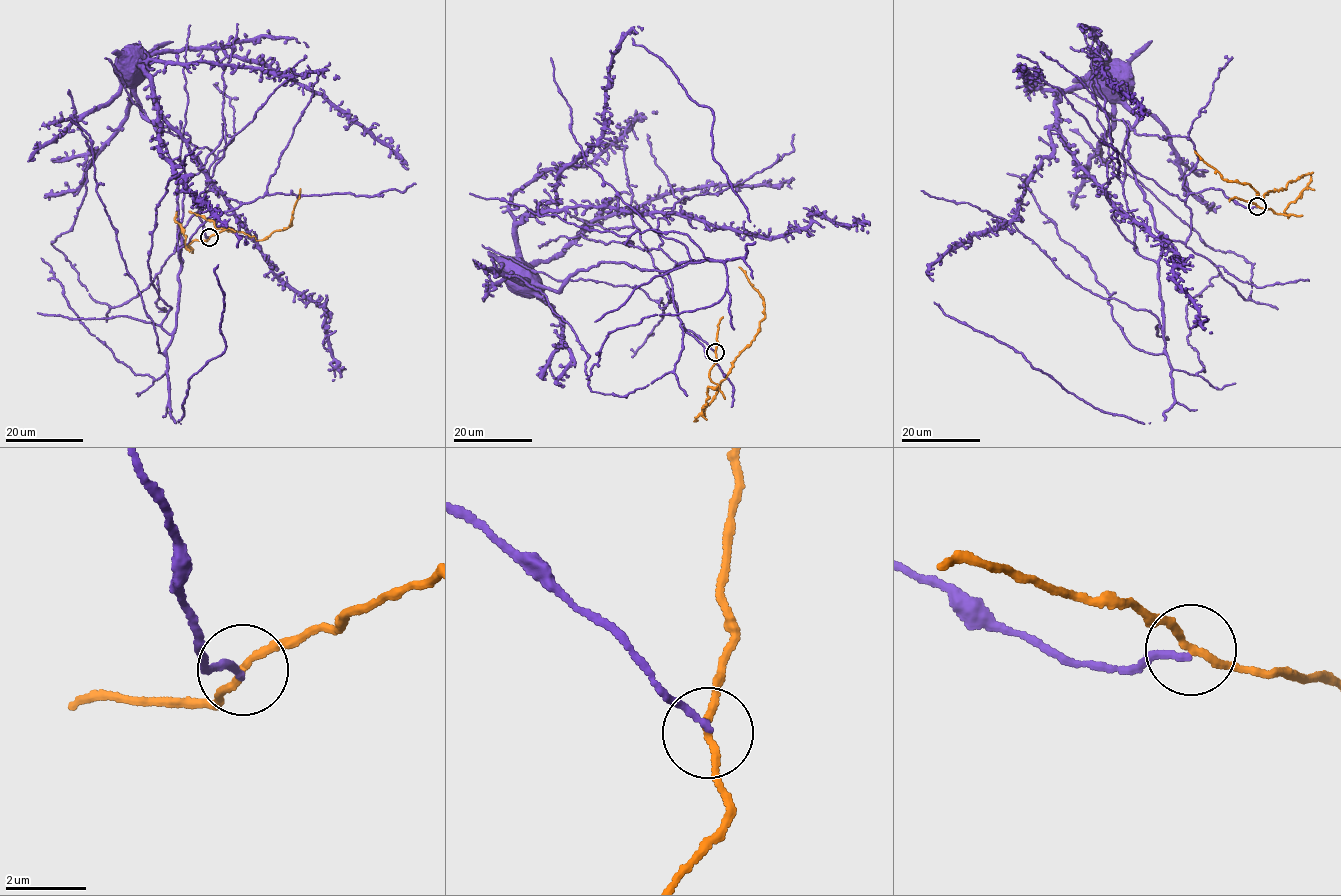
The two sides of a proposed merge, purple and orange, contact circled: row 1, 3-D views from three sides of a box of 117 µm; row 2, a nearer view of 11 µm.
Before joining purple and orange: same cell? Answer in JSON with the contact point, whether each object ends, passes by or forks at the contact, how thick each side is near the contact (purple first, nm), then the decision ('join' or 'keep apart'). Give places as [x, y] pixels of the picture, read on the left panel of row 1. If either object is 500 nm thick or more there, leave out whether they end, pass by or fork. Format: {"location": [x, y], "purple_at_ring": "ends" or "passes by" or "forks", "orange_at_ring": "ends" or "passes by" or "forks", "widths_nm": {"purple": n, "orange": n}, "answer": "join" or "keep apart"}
{"location": [209, 237], "purple_at_ring": "ends", "orange_at_ring": "passes by", "widths_nm": {"purple": 140, "orange": 160}, "answer": "keep apart"}

